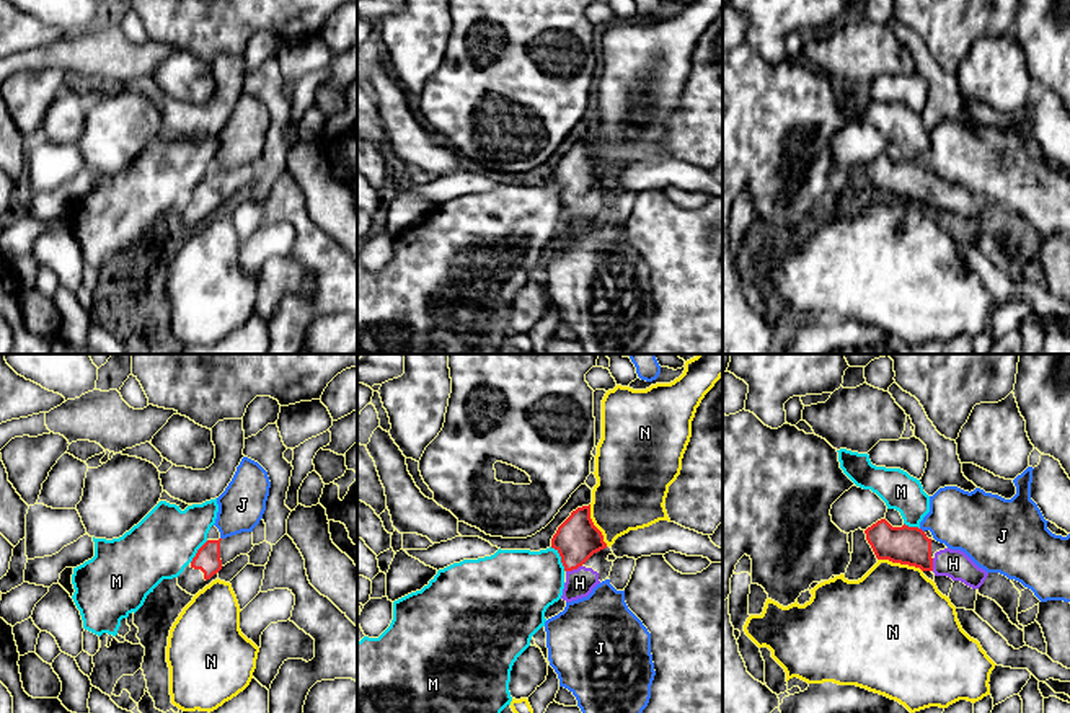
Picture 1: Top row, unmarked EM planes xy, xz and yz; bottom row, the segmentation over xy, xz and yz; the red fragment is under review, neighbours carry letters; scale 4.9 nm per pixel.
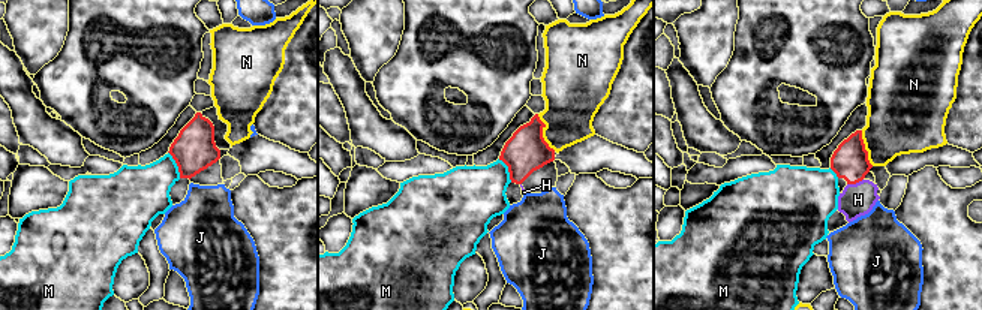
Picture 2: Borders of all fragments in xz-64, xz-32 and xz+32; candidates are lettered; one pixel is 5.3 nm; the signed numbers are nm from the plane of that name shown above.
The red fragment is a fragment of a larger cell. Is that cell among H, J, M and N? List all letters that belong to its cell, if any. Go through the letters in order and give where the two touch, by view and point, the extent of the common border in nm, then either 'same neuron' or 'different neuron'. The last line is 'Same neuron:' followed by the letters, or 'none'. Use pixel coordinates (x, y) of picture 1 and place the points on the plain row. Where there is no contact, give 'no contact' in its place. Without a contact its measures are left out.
H: meets red in xz at (573, 203); contact 90 nm long; same neuron
J: meets red in yz at (922, 165); contact 40 nm long; different neuron
M: meets red in xz at (561, 193); contact 140 nm long; different neuron
N: meets red in yz at (901, 198); contact 240 nm long; different neuron
Same neuron: H

